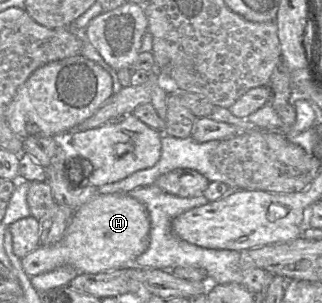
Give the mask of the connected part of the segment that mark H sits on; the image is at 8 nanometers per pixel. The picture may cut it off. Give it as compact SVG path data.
M96 193L74 212L62 239L54 245L39 245L22 259L22 267L29 277L61 266L71 266L79 274L103 273L132 266L149 244L149 214L140 201L126 193Z

